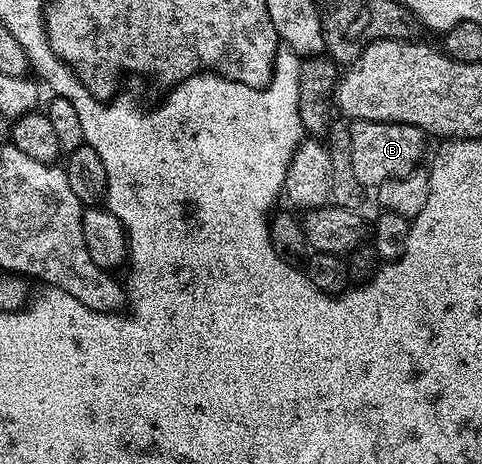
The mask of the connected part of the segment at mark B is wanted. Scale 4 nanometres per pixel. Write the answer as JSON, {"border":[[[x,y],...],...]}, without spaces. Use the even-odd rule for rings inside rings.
{"border":[[[356,120],[350,124],[352,146],[352,174],[367,189],[377,189],[379,184],[391,180],[393,176],[406,176],[419,167],[418,159],[426,152],[428,137],[416,126]]]}

